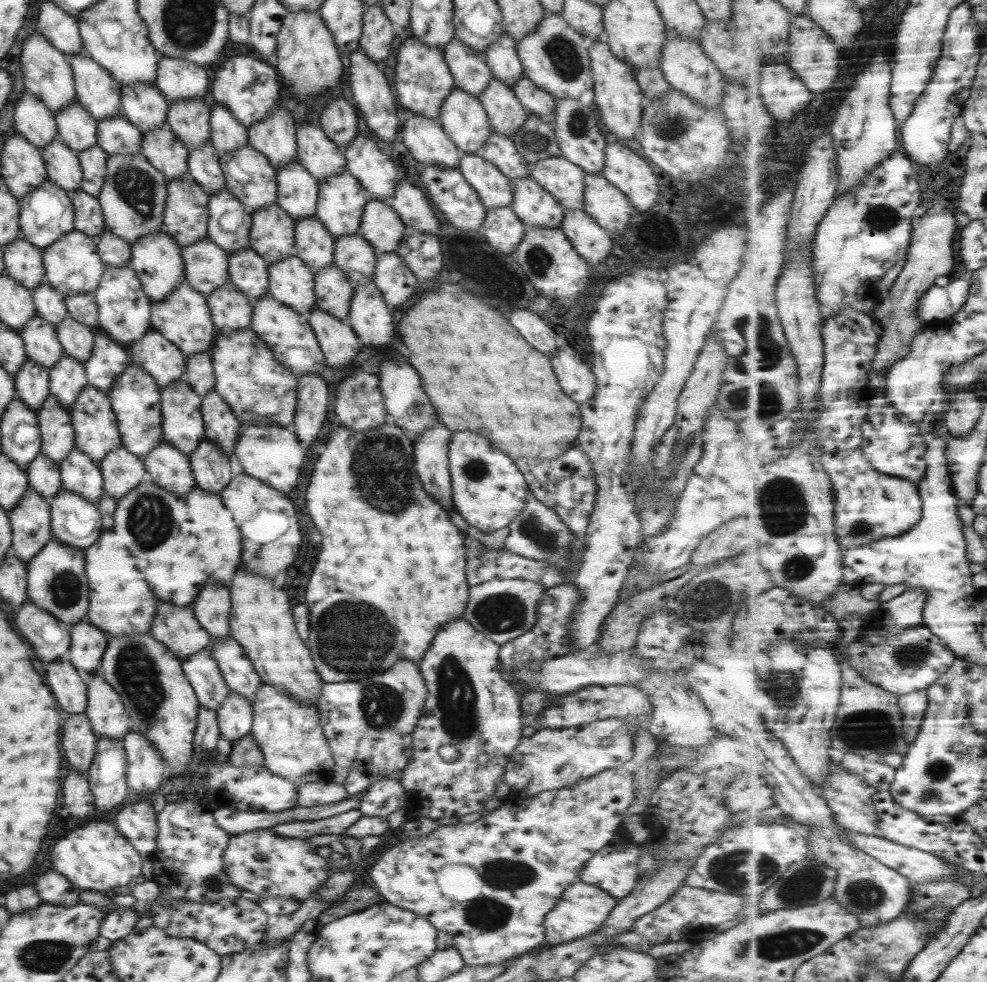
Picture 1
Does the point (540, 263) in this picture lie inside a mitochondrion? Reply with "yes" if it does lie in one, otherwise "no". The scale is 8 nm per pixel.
yes

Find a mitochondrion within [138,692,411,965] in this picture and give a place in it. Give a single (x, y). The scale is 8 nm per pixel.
(211, 883)

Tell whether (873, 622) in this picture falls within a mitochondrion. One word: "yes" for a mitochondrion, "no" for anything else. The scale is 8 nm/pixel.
no

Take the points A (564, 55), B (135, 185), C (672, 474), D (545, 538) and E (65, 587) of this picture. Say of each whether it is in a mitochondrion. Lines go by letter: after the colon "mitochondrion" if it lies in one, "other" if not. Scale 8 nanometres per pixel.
A: mitochondrion
B: mitochondrion
C: mitochondrion
D: mitochondrion
E: mitochondrion

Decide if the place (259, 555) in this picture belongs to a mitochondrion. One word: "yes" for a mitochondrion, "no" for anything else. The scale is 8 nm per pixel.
yes

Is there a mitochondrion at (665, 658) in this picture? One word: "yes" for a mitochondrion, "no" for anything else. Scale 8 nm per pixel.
no

